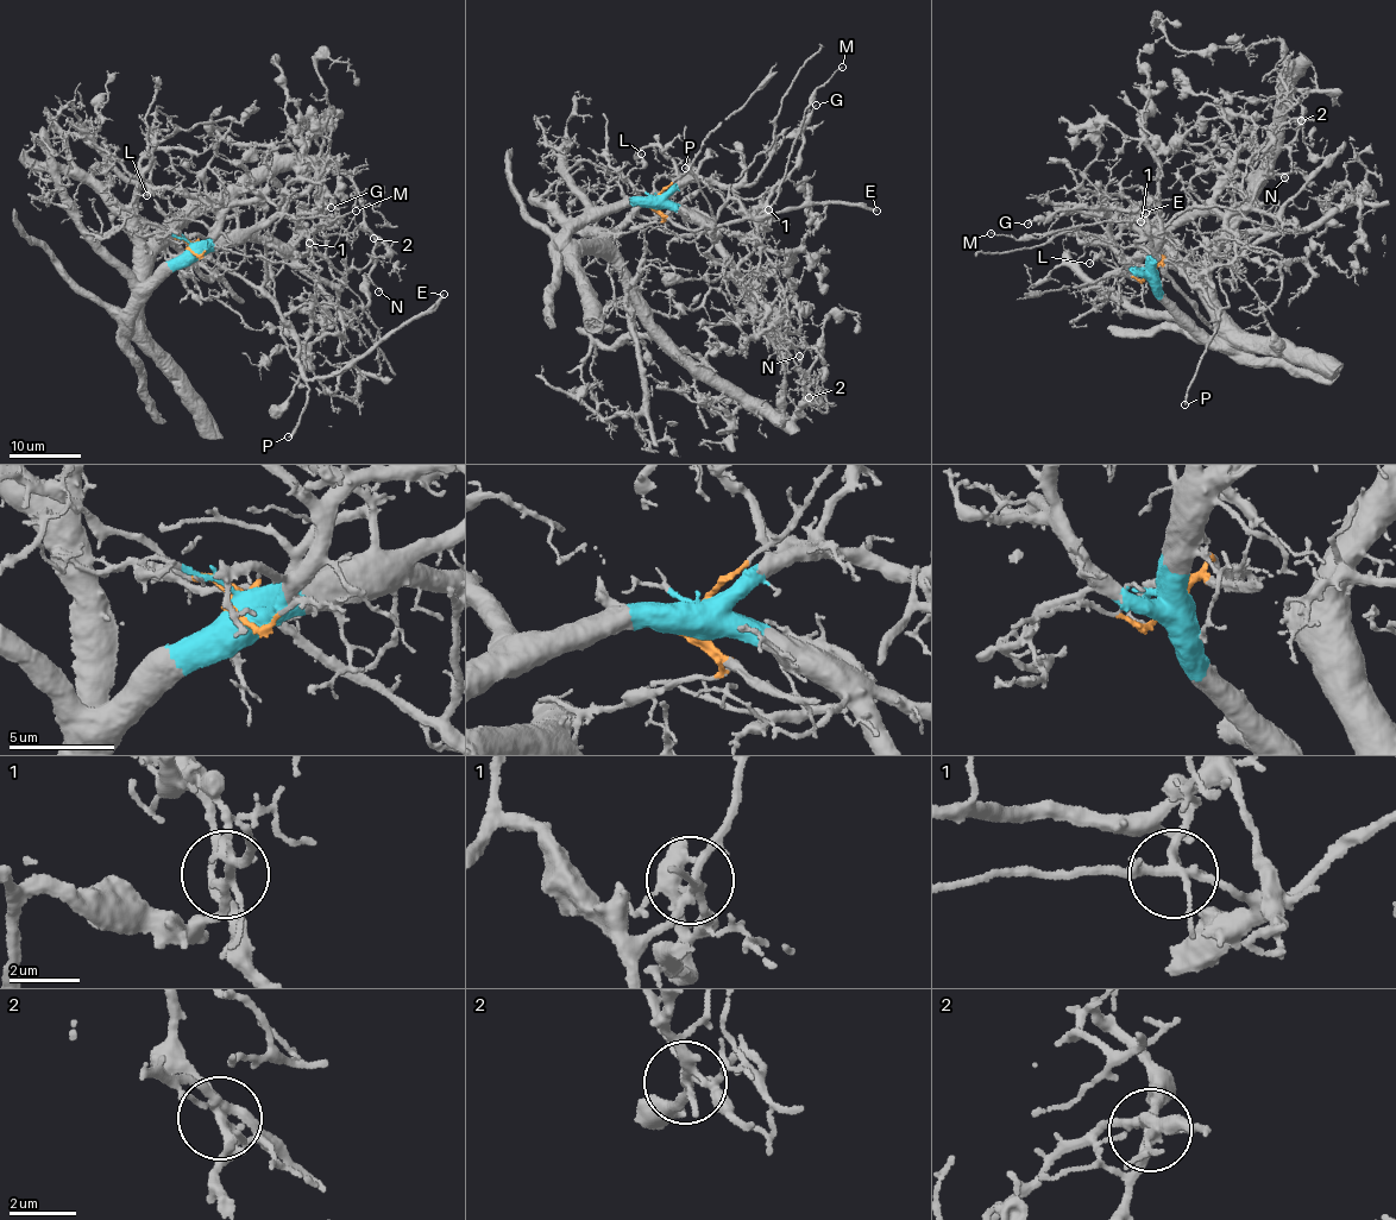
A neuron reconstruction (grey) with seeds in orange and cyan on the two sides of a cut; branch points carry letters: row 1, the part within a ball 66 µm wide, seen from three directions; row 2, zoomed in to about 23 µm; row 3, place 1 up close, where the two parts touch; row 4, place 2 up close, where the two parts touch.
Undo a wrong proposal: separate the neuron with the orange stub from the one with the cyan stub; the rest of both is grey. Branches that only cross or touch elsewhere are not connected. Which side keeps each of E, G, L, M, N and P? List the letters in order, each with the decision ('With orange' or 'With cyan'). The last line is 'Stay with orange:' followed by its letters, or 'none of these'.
E: With orange
G: With cyan
L: With orange
M: With orange
N: With cyan
P: With orange
Stay with orange: E, L, M, P

